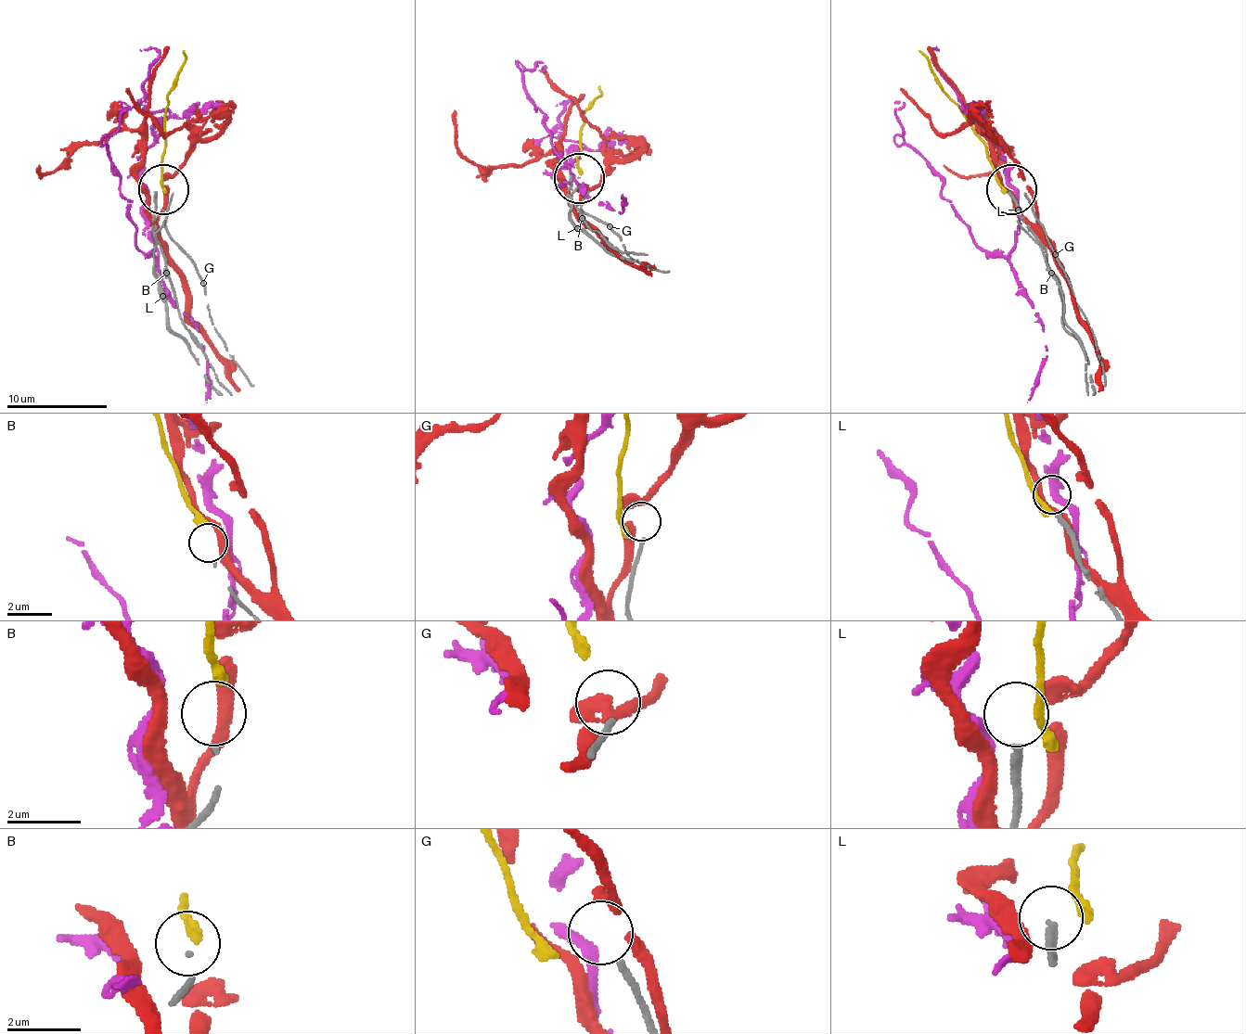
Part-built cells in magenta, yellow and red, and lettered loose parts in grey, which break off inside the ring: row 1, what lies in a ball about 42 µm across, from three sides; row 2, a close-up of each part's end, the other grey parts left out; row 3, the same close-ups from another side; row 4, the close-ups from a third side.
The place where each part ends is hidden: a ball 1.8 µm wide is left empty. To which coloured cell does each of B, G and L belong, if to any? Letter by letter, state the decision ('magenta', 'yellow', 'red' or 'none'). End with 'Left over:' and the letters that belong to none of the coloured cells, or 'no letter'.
B: none
G: none
L: none
Left over: B, G, L

